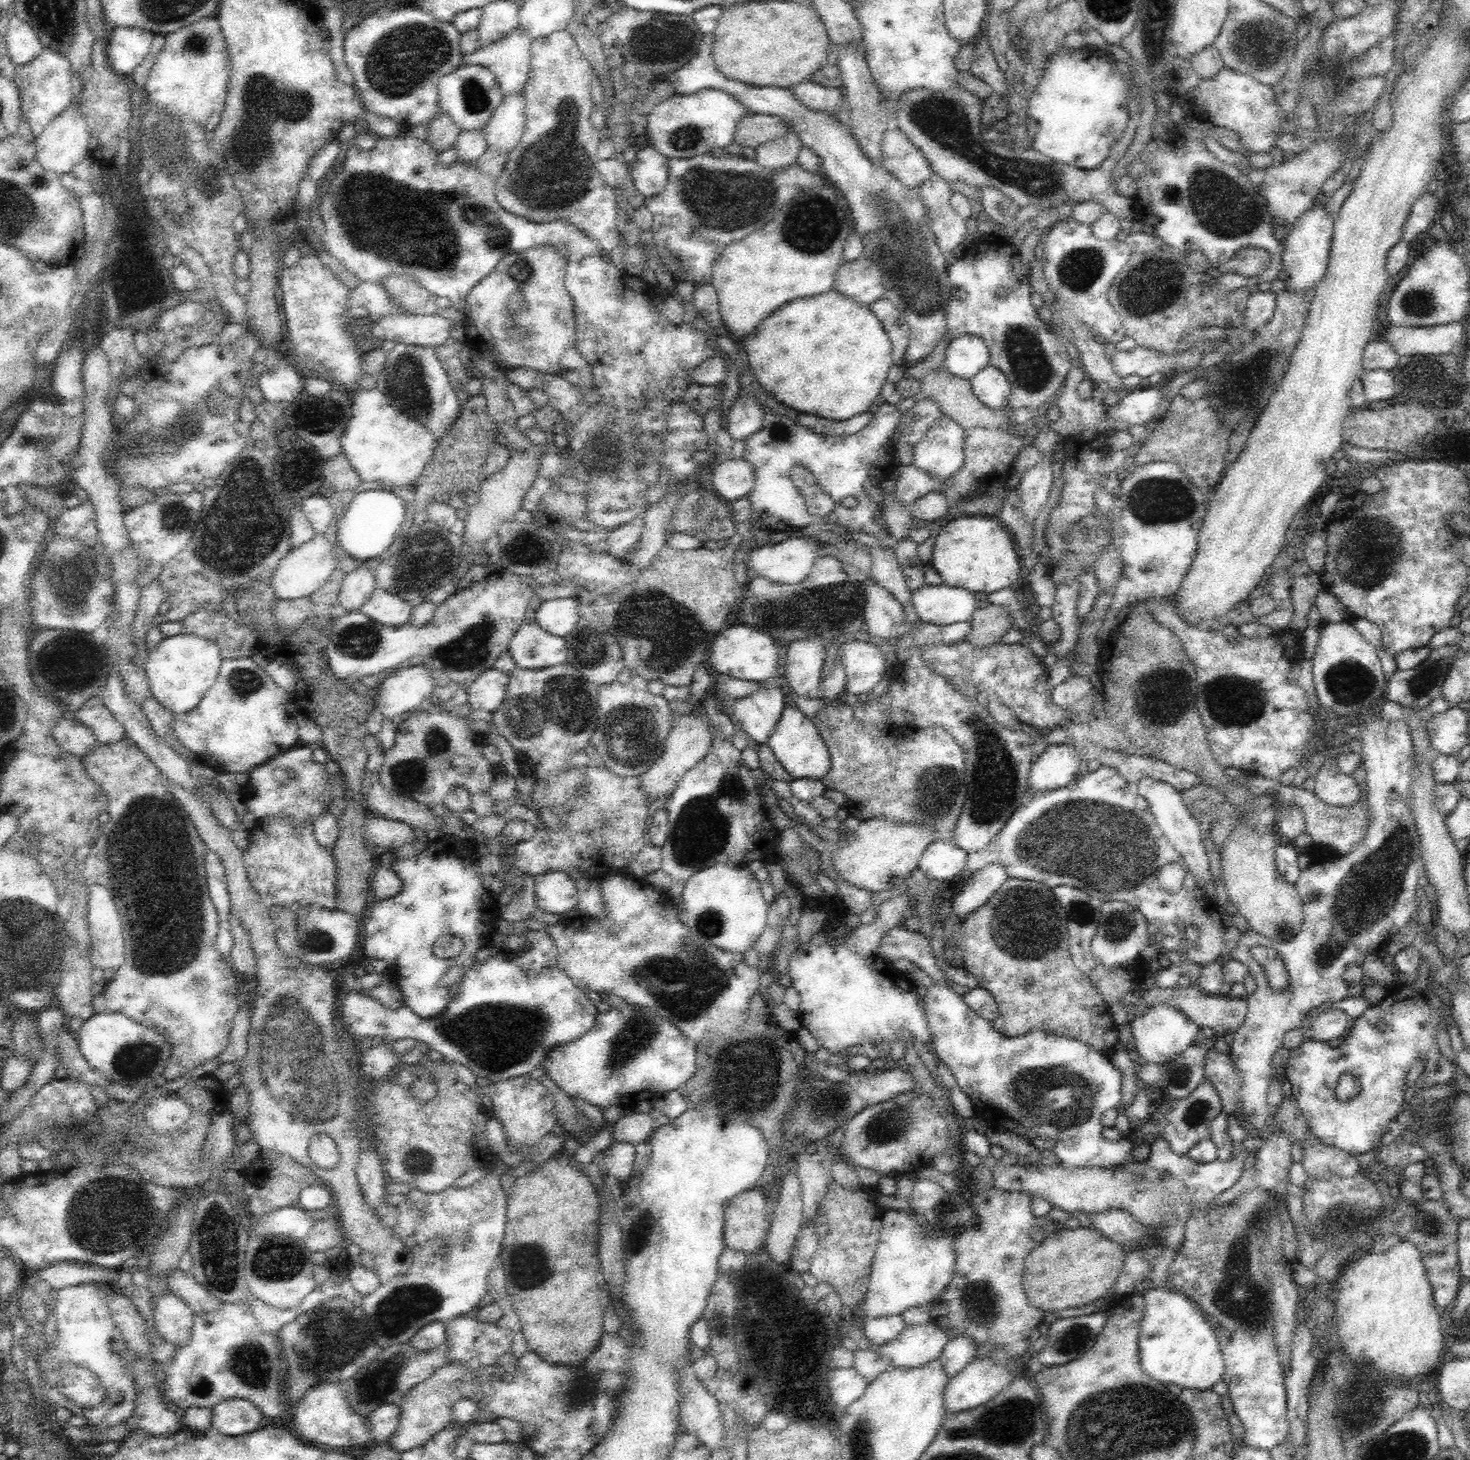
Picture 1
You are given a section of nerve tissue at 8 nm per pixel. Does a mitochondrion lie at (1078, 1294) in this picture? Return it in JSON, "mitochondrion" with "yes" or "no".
{"mitochondrion":"no"}

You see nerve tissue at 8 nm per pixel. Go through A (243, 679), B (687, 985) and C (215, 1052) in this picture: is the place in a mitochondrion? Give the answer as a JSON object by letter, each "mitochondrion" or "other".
{"A":"mitochondrion","B":"mitochondrion","C":"other"}

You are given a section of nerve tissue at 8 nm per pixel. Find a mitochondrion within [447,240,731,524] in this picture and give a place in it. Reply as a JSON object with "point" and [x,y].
{"point":[602,457]}

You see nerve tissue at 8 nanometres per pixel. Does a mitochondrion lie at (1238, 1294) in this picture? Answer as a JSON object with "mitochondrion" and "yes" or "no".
{"mitochondrion":"yes"}

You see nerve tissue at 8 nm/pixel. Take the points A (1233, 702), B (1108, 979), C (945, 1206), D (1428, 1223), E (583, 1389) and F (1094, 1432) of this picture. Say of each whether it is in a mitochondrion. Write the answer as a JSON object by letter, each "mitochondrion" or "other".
{"A":"mitochondrion","B":"other","C":"other","D":"mitochondrion","E":"mitochondrion","F":"mitochondrion"}

